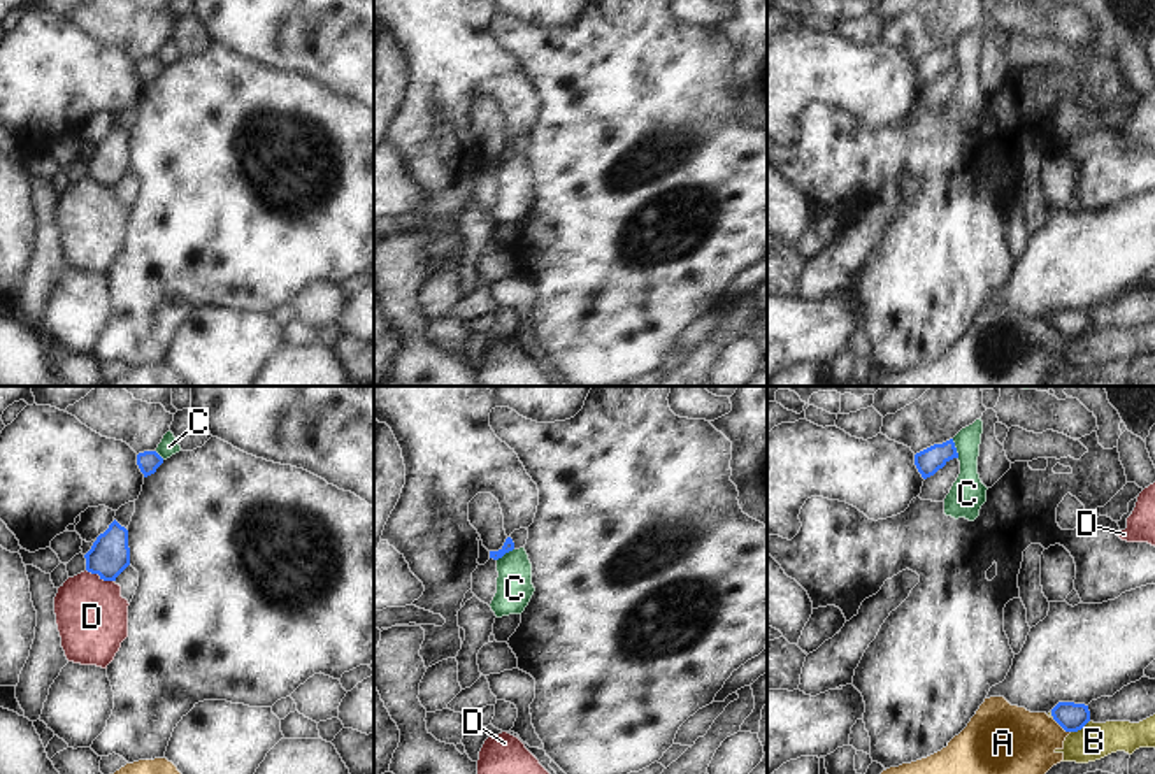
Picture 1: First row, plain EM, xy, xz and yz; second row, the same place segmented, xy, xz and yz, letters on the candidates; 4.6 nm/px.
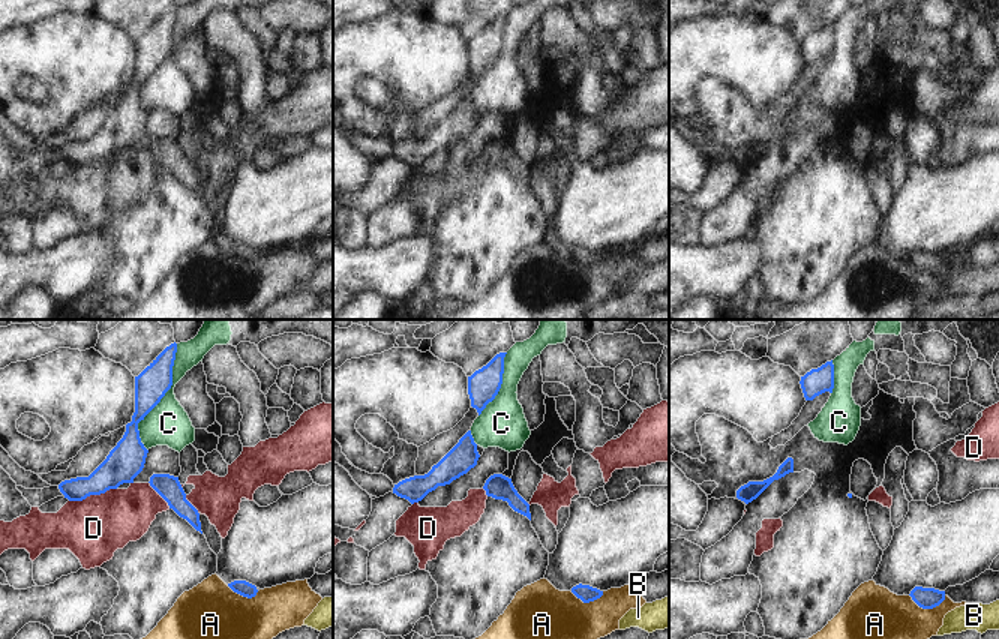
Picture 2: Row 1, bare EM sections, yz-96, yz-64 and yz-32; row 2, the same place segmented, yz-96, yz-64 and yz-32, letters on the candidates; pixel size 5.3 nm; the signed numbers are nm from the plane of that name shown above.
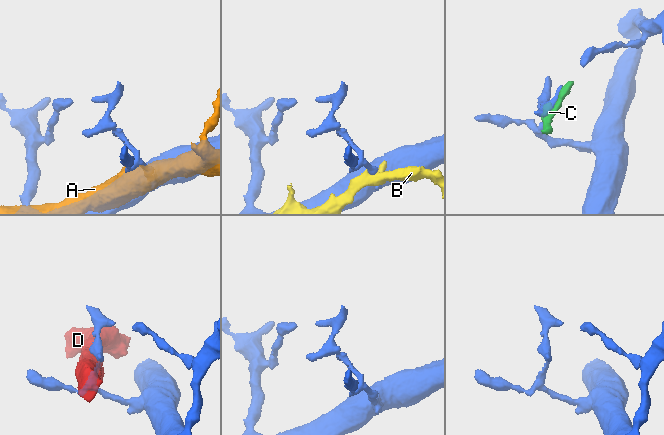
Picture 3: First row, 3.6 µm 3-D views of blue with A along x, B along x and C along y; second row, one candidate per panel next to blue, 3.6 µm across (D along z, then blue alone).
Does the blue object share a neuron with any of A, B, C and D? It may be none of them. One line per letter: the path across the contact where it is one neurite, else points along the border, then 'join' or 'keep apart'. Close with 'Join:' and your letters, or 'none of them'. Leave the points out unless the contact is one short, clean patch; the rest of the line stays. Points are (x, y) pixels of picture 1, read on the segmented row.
A: keep apart
B: border along yz (1089, 720), (1071, 732); keep apart
C: keep apart
D: keep apart
Join: none of them

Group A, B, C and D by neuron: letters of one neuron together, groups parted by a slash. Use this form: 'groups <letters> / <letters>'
groups A / B / C / D

